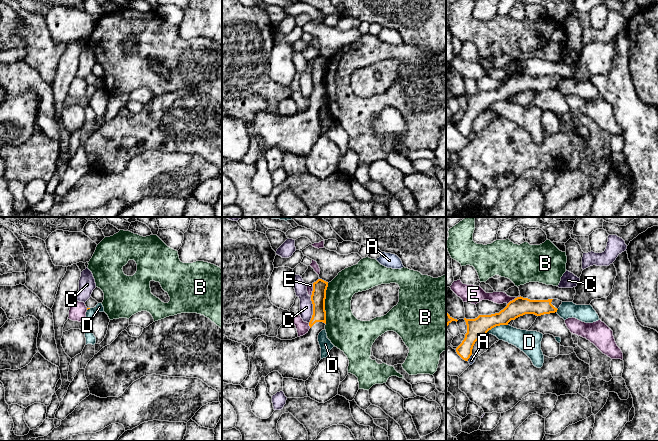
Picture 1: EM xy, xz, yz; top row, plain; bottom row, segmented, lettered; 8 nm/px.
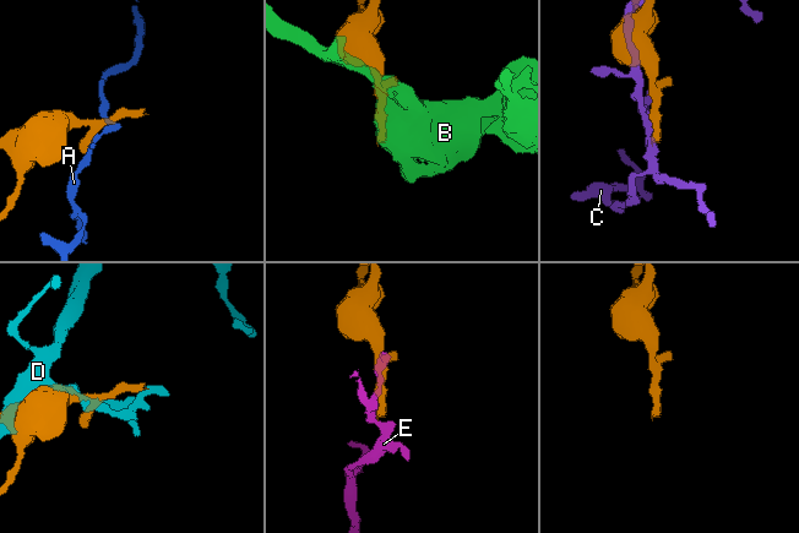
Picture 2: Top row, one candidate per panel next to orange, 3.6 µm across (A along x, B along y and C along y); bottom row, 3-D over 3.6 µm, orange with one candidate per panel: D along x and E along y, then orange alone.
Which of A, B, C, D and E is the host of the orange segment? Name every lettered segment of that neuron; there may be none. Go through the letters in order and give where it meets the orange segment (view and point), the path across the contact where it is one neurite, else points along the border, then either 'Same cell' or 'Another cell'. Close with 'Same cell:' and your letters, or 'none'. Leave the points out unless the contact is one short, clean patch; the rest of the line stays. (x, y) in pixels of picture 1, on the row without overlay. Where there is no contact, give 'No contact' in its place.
A: Touches orange at yz (469, 133). Boundary: yz (471, 130), (467, 136). Another cell
B: Touches orange at xz (324, 79). Boundary: xz (328, 59), (325, 75), (325, 99). Another cell
C: Touches orange at xz (313, 86). Boundary: xz (311, 73), (312, 93), (308, 98). Another cell
D: Touches orange at yz (496, 101). Another cell
E: Touches orange at xz (313, 66). Another cell
Same cell: none

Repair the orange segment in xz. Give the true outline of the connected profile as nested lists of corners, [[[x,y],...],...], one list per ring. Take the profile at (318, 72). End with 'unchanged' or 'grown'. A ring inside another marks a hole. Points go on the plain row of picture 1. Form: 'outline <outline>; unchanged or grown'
outline [[[318,55],[313,59],[311,77],[313,91],[309,107],[292,116],[281,116],[266,111],[258,112],[249,125],[250,146],[240,160],[255,165],[260,154],[278,147],[283,154],[306,157],[321,136],[319,109],[325,105],[325,75],[328,58]]]; grown

